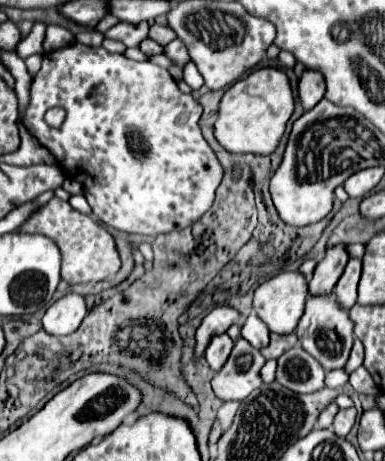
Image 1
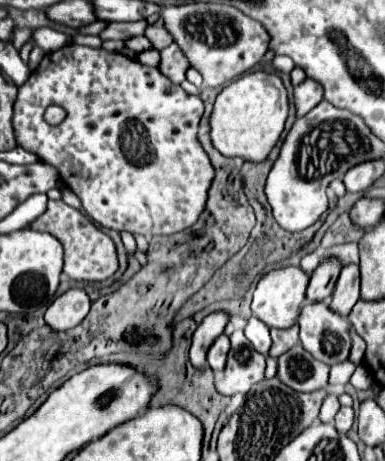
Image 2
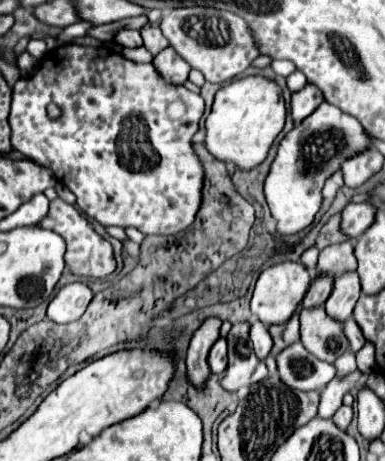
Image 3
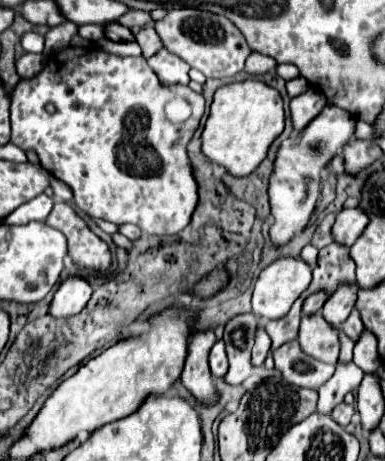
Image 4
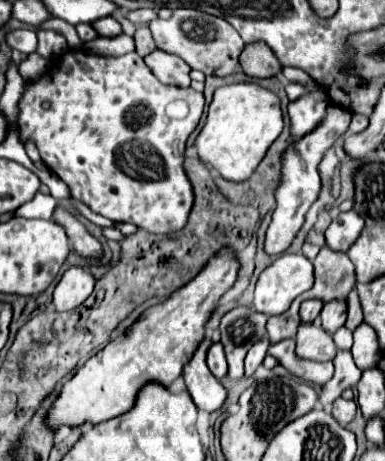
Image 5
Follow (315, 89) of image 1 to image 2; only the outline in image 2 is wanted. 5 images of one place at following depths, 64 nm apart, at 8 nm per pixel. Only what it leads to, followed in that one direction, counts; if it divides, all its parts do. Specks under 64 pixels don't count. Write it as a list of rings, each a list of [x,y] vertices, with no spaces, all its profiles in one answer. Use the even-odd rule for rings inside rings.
[[[306,78],[302,84],[294,88],[294,102],[296,102],[296,114],[304,116],[316,104],[322,102],[322,86],[316,80]]]

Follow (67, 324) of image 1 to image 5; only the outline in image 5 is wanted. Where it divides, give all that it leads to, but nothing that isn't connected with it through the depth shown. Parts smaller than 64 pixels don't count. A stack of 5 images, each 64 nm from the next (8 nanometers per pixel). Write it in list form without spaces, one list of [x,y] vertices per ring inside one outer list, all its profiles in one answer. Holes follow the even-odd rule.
[[[80,266],[68,268],[54,290],[54,310],[68,312],[78,308],[92,294],[92,288],[94,278],[86,268]]]

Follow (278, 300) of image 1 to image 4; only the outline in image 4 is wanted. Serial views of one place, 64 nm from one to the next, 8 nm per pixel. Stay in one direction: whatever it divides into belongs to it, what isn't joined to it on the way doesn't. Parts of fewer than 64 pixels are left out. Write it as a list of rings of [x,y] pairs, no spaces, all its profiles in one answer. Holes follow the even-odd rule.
[[[280,258],[266,266],[254,286],[252,294],[252,314],[264,320],[278,320],[286,316],[296,302],[296,298],[308,288],[312,282],[312,268],[302,260],[302,258]]]

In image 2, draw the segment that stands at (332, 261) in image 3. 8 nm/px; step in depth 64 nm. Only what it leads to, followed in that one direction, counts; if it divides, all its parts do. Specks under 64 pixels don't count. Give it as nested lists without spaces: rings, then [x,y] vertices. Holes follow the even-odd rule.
[[[345,243],[340,244],[340,246],[332,246],[330,250],[326,250],[326,258],[328,258],[328,256],[336,256],[336,258],[340,258],[340,262],[342,262],[344,266],[346,266],[346,264],[358,264],[358,244]]]

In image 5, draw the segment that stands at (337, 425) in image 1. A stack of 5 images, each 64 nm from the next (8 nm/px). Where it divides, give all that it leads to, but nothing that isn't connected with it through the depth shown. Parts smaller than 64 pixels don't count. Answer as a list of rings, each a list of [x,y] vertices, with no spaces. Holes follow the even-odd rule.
[[[340,398],[340,400],[336,400],[336,404],[332,406],[332,416],[338,420],[338,424],[342,424],[342,426],[346,426],[352,418],[354,418],[354,414],[356,414],[356,402],[354,400],[344,400],[344,398]]]

